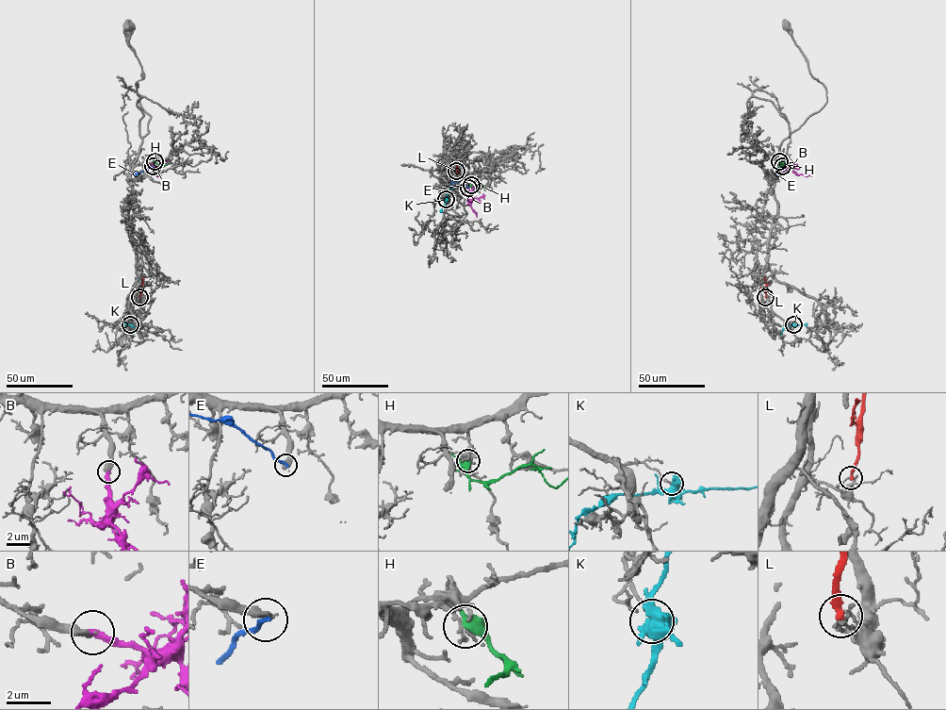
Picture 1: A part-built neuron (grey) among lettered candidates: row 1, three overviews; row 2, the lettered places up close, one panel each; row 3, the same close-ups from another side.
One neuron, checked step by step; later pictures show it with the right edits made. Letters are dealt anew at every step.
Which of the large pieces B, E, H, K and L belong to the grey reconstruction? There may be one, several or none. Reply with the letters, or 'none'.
B

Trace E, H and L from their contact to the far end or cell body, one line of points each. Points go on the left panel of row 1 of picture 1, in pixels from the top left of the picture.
E: (153, 166), (136, 175)
H: (154, 160), (164, 165), (169, 162)
L: (139, 297), (142, 277)

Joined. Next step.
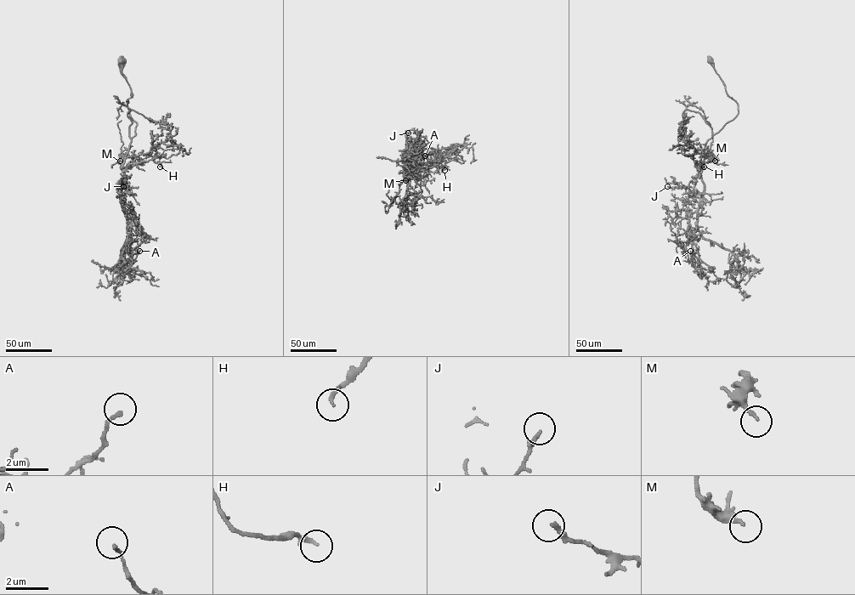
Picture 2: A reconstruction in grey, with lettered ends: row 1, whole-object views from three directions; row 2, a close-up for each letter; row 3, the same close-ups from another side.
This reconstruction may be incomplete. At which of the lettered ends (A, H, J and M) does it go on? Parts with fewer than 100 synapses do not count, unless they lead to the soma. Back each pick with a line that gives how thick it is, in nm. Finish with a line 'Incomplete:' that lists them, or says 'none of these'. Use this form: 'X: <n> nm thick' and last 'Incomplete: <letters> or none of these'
Incomplete: none of these

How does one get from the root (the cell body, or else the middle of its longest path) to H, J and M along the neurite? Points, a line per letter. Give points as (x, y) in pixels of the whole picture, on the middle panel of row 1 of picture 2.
H: (407, 176), (416, 191), (414, 204), (421, 180), (408, 166), (438, 159), (444, 170)
J: (407, 176), (407, 184), (416, 191), (411, 201), (414, 204), (422, 190), (421, 180), (401, 156), (408, 133)
M: (407, 176), (407, 184), (416, 191), (411, 201), (414, 204), (422, 191), (421, 180), (409, 166), (405, 180)

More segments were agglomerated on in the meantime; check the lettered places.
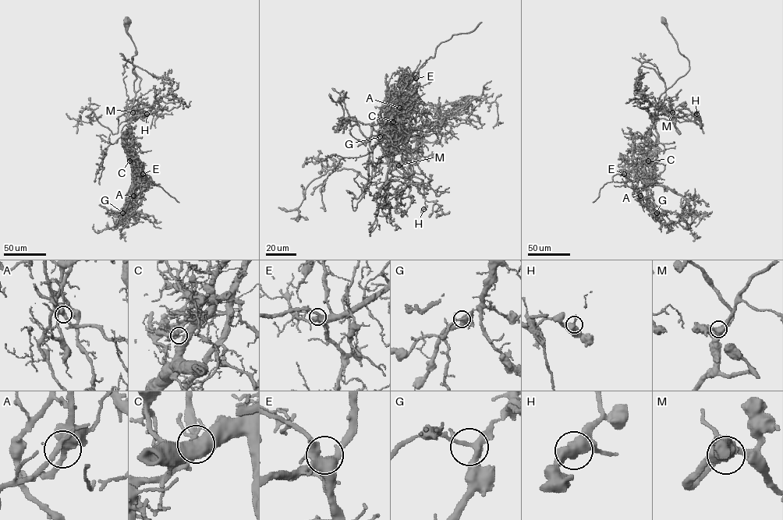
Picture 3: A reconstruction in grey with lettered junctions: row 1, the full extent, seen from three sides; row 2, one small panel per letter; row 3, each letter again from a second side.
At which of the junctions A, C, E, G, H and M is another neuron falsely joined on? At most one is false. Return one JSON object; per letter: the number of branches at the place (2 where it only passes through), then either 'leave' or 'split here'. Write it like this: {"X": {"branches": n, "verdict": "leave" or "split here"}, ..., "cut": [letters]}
{"A": {"branches": 4, "verdict": "leave"}, "C": {"branches": 4, "verdict": "split here"}, "E": {"branches": 4, "verdict": "leave"}, "G": {"branches": 4, "verdict": "leave"}, "H": {"branches": 4, "verdict": "leave"}, "M": {"branches": 4, "verdict": "leave"}, "cut": ["C"]}

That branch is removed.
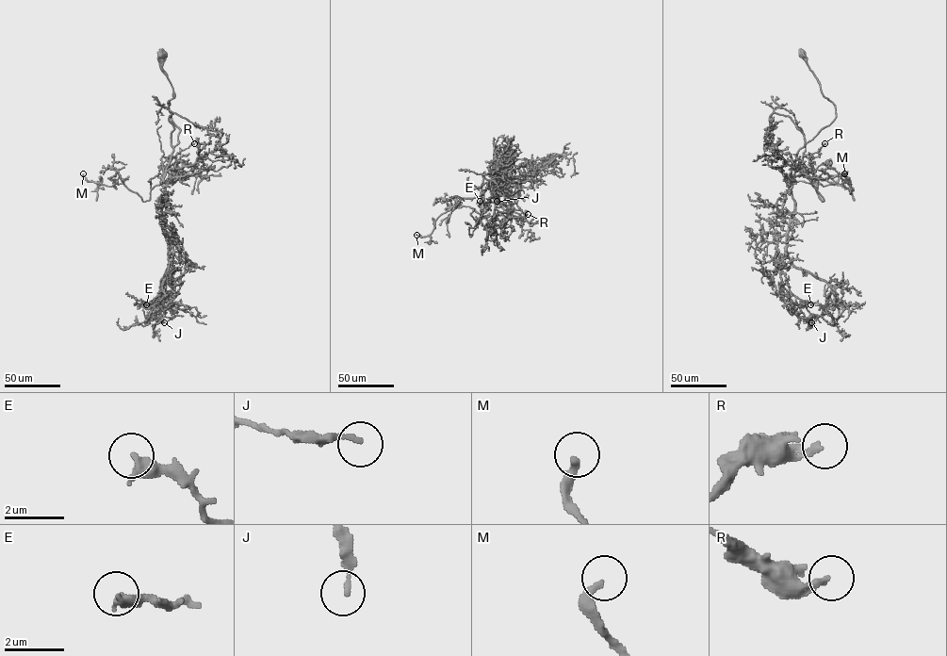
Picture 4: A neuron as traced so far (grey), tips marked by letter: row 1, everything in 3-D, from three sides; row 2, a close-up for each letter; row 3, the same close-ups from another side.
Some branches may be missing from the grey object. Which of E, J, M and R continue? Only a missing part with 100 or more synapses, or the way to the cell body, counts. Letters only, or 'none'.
none

